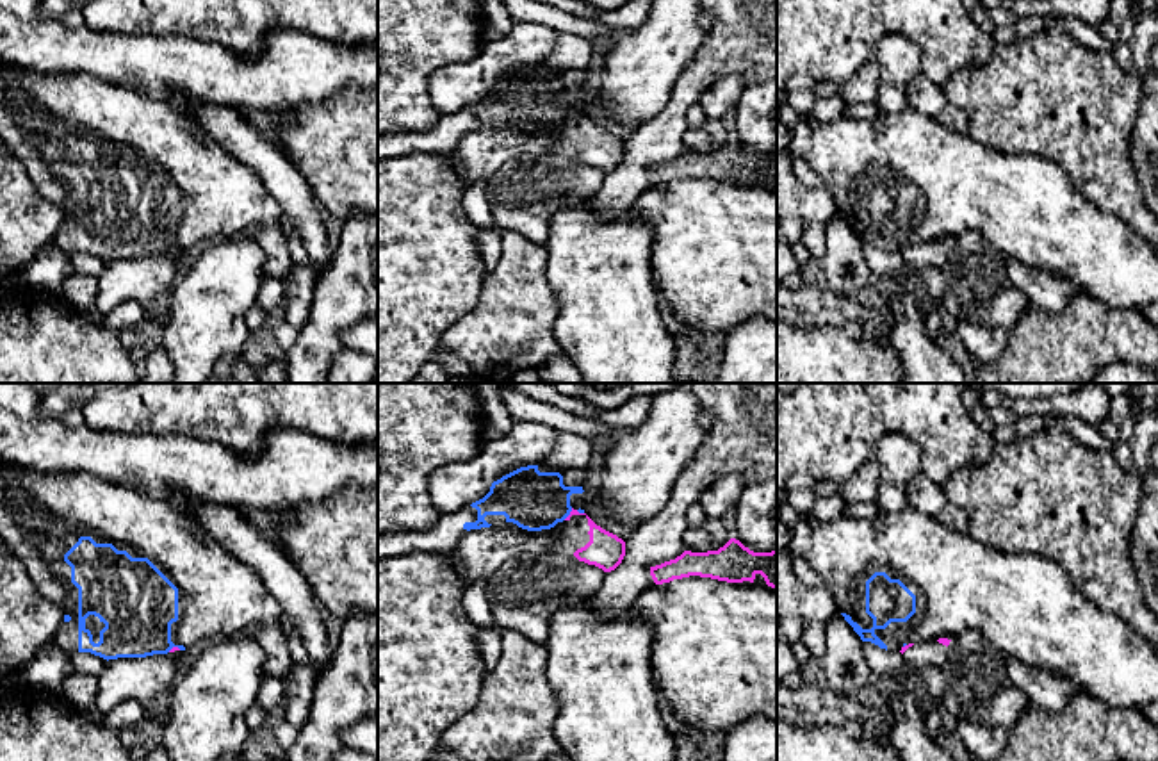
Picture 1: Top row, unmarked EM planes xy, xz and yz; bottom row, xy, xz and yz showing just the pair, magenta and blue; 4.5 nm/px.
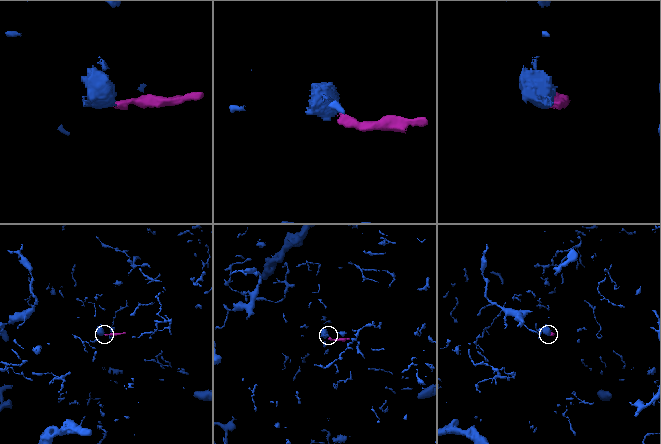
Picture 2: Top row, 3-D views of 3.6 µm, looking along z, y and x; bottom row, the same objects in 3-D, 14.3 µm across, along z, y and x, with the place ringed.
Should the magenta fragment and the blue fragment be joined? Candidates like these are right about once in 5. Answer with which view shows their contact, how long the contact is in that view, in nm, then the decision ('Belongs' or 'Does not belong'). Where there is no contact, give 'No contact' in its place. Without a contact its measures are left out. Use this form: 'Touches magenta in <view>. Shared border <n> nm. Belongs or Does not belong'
Touches magenta in xz. Shared border 70 nm. Does not belong

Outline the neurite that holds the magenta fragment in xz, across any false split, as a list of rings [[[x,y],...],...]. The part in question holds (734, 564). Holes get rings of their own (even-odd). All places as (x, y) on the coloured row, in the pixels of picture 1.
[[[730,538],[718,551],[684,551],[675,560],[650,567],[650,576],[656,585],[689,576],[711,577],[727,583],[754,583],[757,574],[764,577],[768,586],[777,588],[777,551],[754,552],[736,538]]]

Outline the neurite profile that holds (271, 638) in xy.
[[[265,622],[258,627],[253,627],[249,634],[258,642],[265,654],[264,675],[285,677],[287,672],[294,667],[294,661],[280,622]]]

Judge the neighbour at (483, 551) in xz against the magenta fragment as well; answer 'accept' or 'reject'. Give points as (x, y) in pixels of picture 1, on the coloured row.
accept

